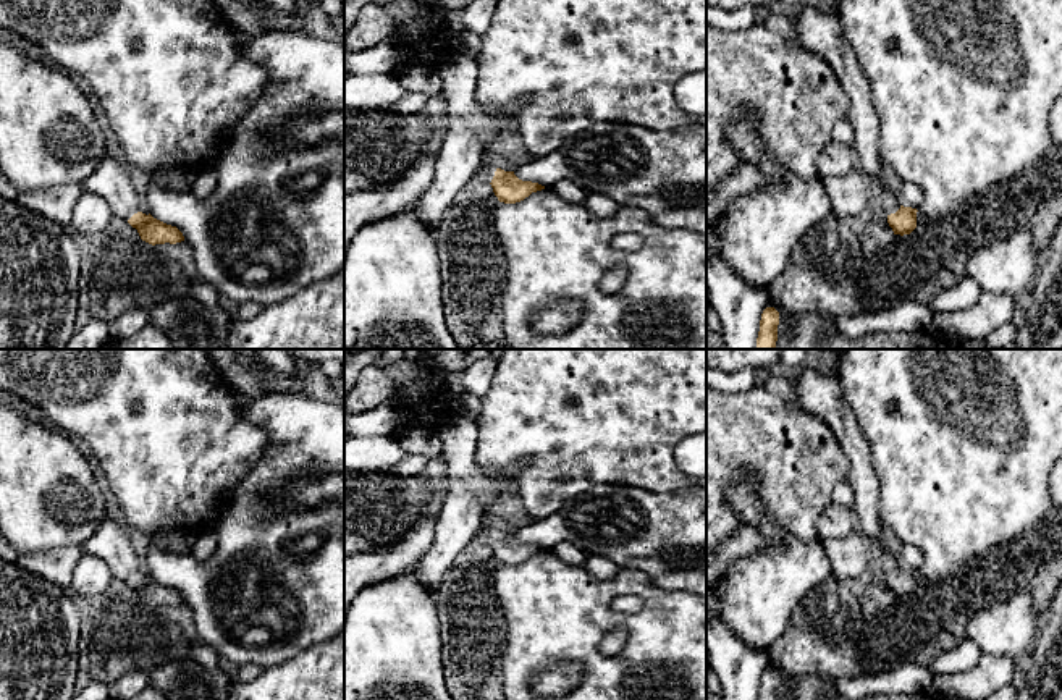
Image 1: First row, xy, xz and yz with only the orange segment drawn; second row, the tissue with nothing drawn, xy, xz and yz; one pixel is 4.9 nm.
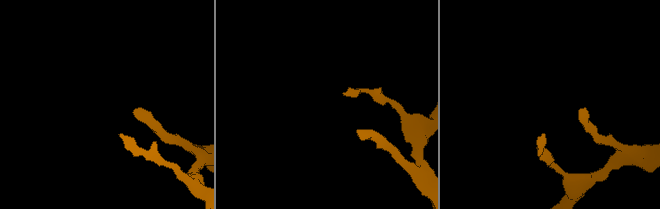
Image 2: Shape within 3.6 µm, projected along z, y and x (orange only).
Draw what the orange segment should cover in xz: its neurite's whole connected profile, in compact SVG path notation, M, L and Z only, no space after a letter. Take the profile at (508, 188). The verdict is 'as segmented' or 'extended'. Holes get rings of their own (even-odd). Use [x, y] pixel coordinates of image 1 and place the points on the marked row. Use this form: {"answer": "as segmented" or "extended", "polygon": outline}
{"answer": "extended", "polygon": "M485 162L480 165L475 175L482 181L490 183L498 200L504 204L520 202L532 192L545 189L545 186L538 183L519 179L514 171L493 168Z"}

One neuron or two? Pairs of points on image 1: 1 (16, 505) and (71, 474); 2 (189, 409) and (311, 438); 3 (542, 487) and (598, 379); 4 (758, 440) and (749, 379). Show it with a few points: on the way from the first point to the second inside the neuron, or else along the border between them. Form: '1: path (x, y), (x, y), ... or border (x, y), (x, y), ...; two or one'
1: path (29, 492), (34, 487), (47, 487), (58, 480); one
2: border (233, 393), (238, 414), (267, 437), (254, 464); two
3: path (568, 459), (590, 406); one
4: border (760, 379), (744, 392), (723, 393); two

